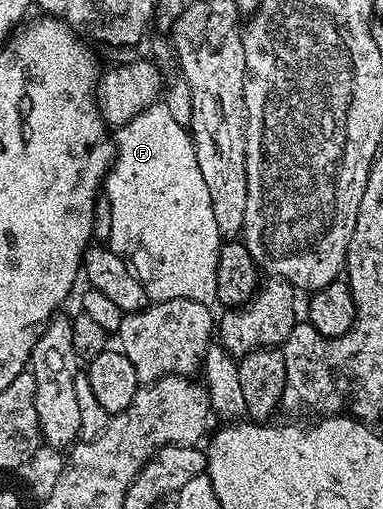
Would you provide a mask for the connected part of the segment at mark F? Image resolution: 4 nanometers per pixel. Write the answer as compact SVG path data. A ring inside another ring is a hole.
M156 102L139 112L129 123L120 125L114 133L113 142L115 158L103 187L105 198L110 202L108 248L131 265L150 301L189 299L212 307L217 302L217 262L223 237L214 219L209 191L199 170L190 131L174 121L165 102Z

